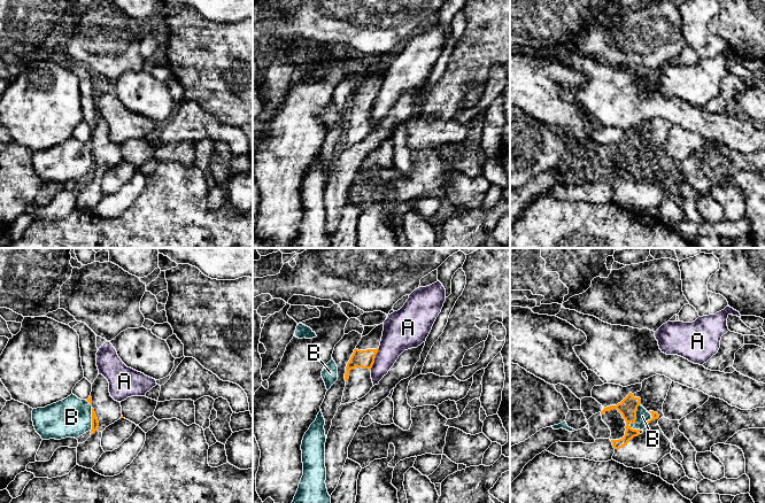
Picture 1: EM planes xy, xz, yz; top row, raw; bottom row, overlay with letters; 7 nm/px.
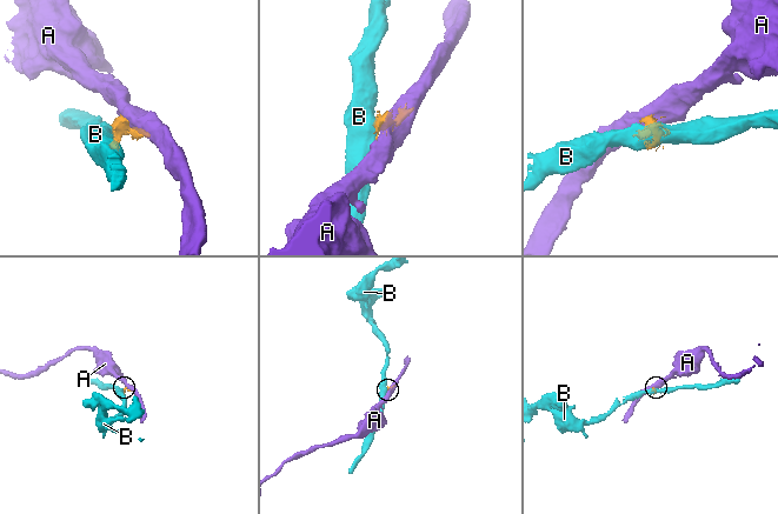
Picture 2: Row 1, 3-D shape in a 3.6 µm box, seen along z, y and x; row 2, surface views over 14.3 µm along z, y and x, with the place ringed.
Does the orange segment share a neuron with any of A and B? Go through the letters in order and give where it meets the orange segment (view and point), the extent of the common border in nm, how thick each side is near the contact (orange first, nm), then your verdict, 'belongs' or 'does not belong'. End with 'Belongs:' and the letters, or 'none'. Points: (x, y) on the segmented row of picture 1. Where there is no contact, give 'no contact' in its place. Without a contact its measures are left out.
A: meets orange in xz at (373, 360); contact 170 nm long; 130 nm thick on the orange side, 240 nm on the other; does not belong
B: meets orange in yz at (635, 418); contact 190 nm long; 130 nm thick on the orange side, 90 nm on the other; does not belong
Belongs: none

